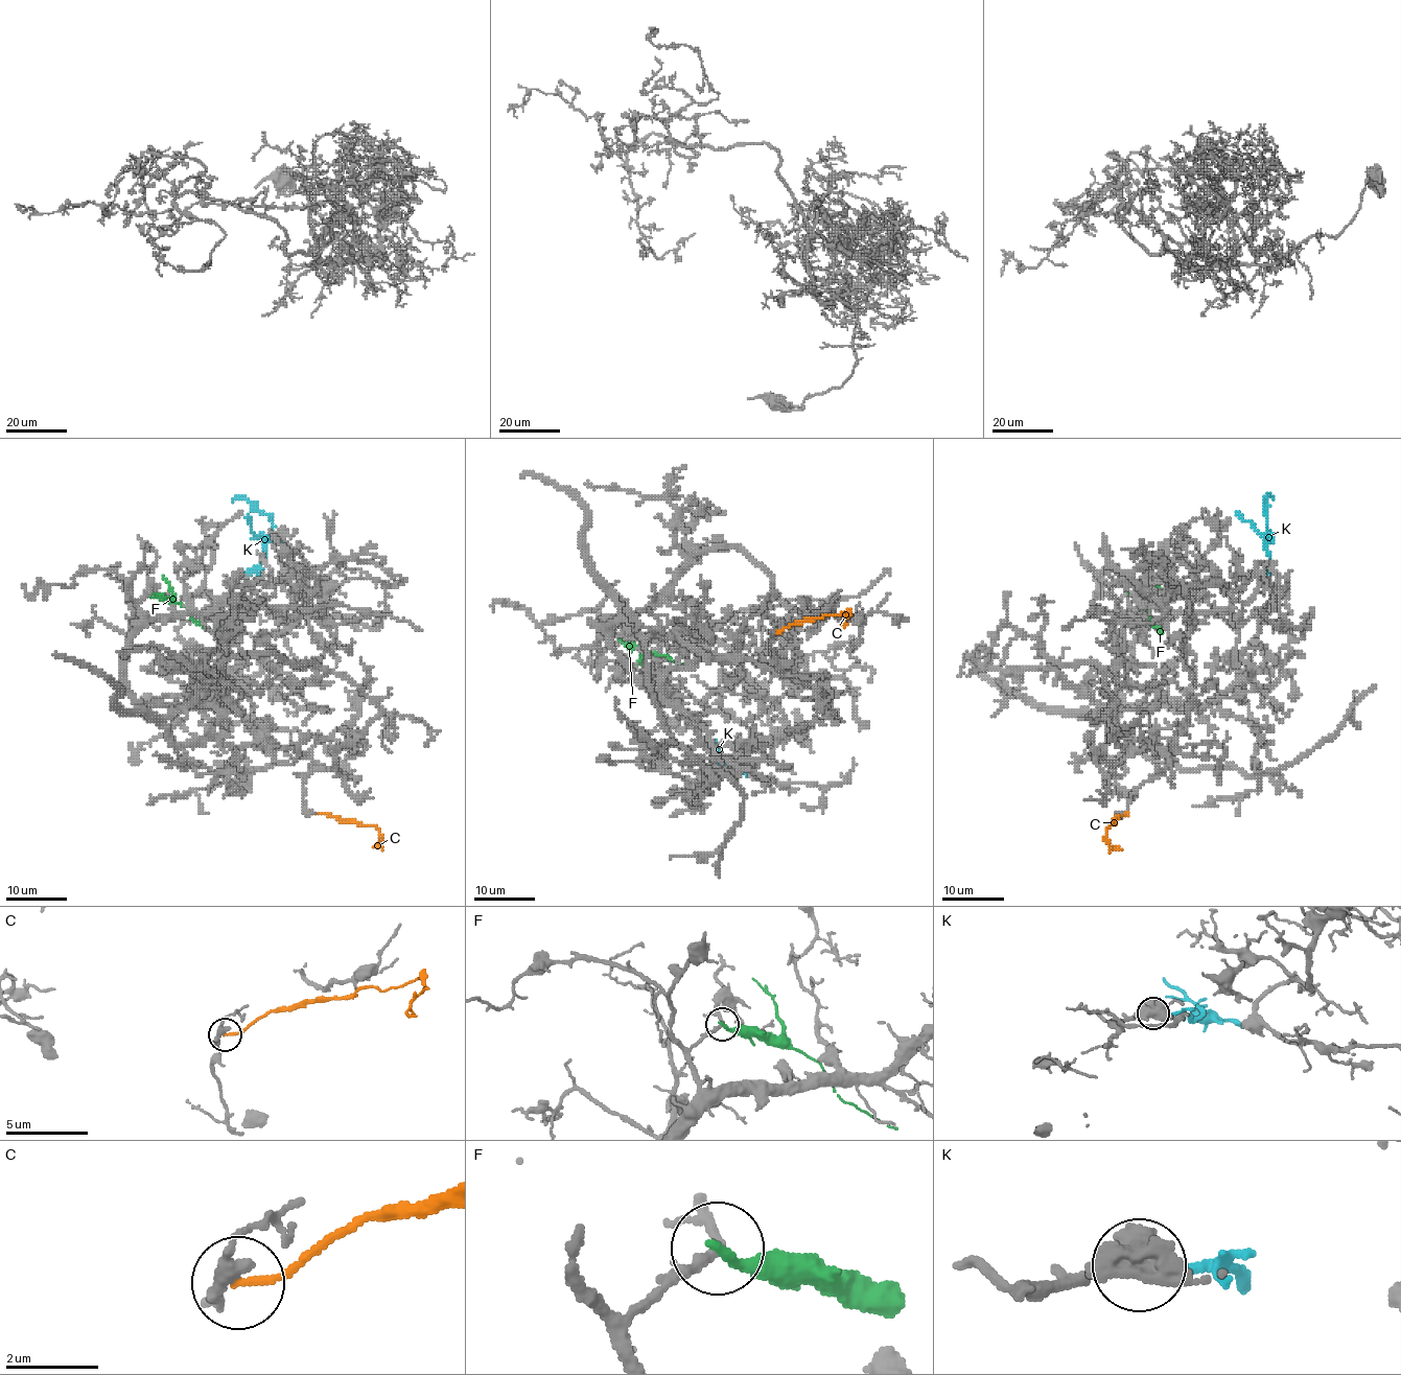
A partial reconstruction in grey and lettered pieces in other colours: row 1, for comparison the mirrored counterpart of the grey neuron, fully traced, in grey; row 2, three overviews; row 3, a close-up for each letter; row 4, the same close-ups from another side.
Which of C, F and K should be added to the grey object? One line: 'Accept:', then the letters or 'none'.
Accept: K

